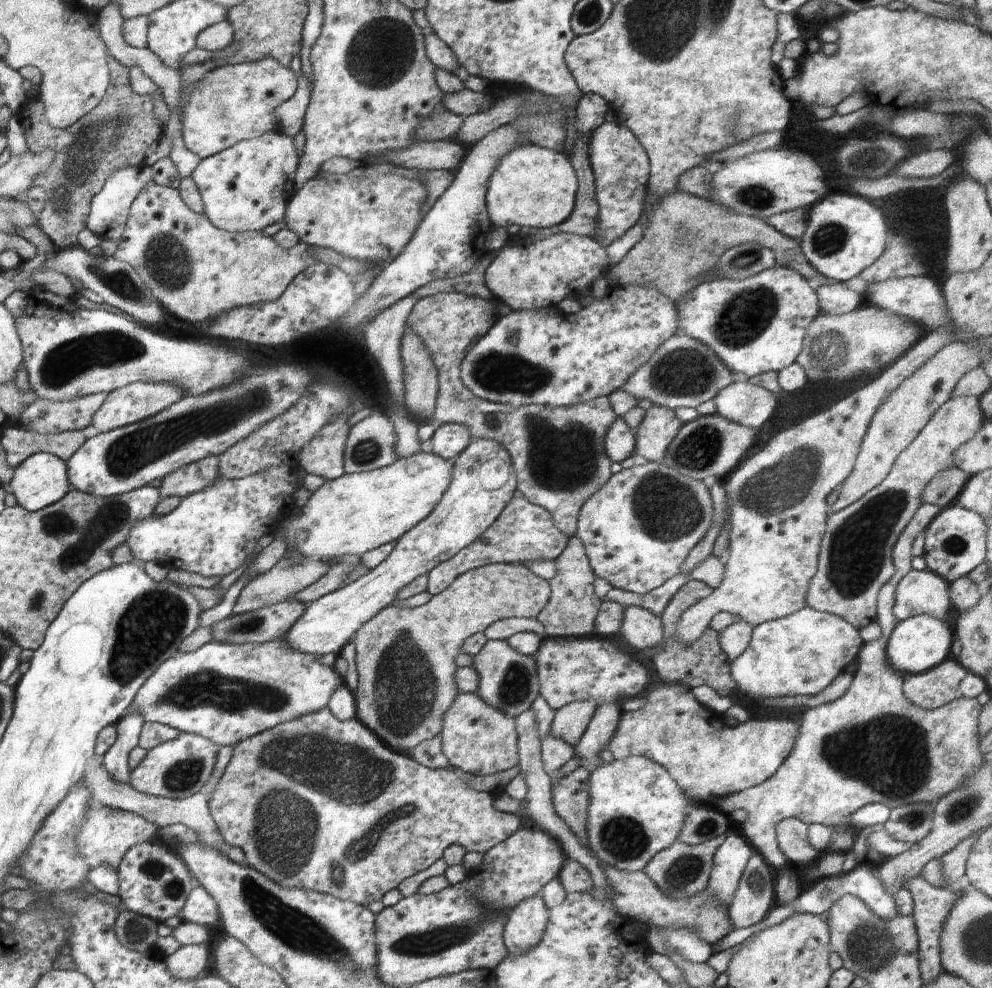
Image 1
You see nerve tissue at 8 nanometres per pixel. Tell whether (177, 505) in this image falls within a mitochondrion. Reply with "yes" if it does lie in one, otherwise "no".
no

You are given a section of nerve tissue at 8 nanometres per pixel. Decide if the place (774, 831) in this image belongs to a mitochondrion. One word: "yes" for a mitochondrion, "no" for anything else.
no

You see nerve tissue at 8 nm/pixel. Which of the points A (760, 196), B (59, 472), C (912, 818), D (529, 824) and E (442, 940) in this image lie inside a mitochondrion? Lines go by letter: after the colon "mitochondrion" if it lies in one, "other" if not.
A: mitochondrion
B: other
C: mitochondrion
D: other
E: mitochondrion

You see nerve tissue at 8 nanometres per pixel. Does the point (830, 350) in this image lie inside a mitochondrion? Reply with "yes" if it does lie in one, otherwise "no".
yes

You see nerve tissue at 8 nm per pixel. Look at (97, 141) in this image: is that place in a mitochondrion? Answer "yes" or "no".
yes

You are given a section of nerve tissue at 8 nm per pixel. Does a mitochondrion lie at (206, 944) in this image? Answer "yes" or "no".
no

